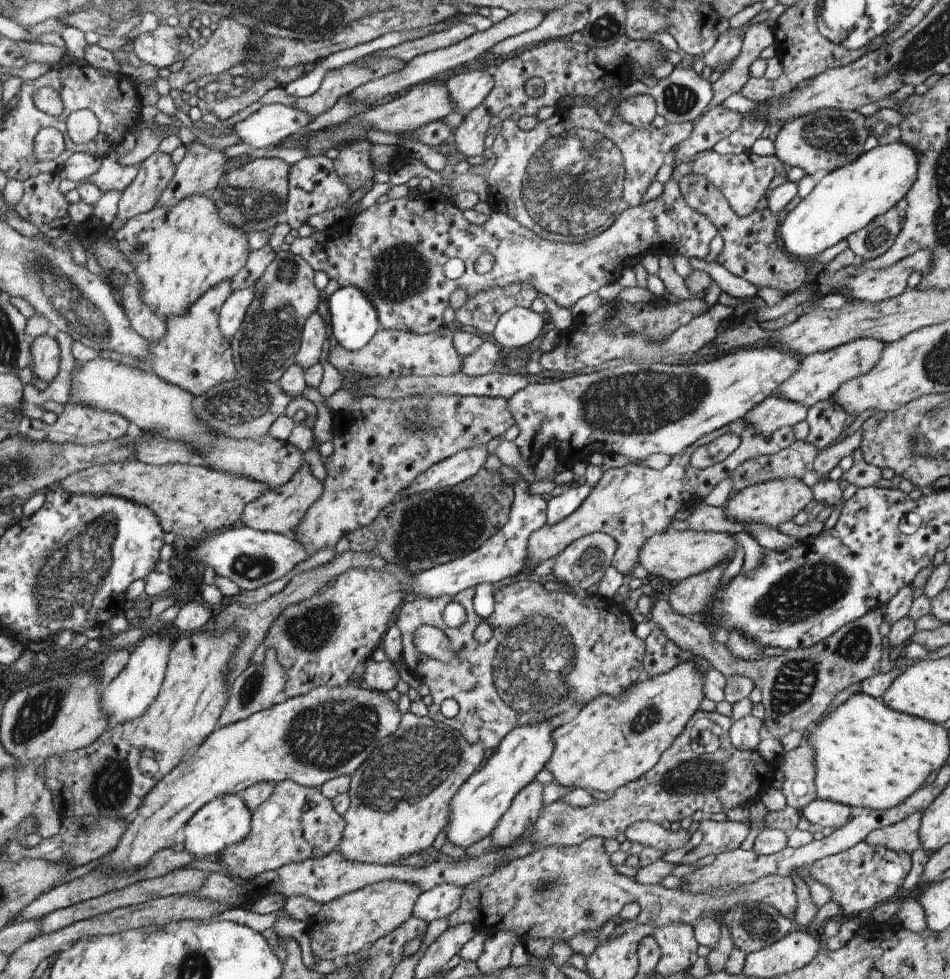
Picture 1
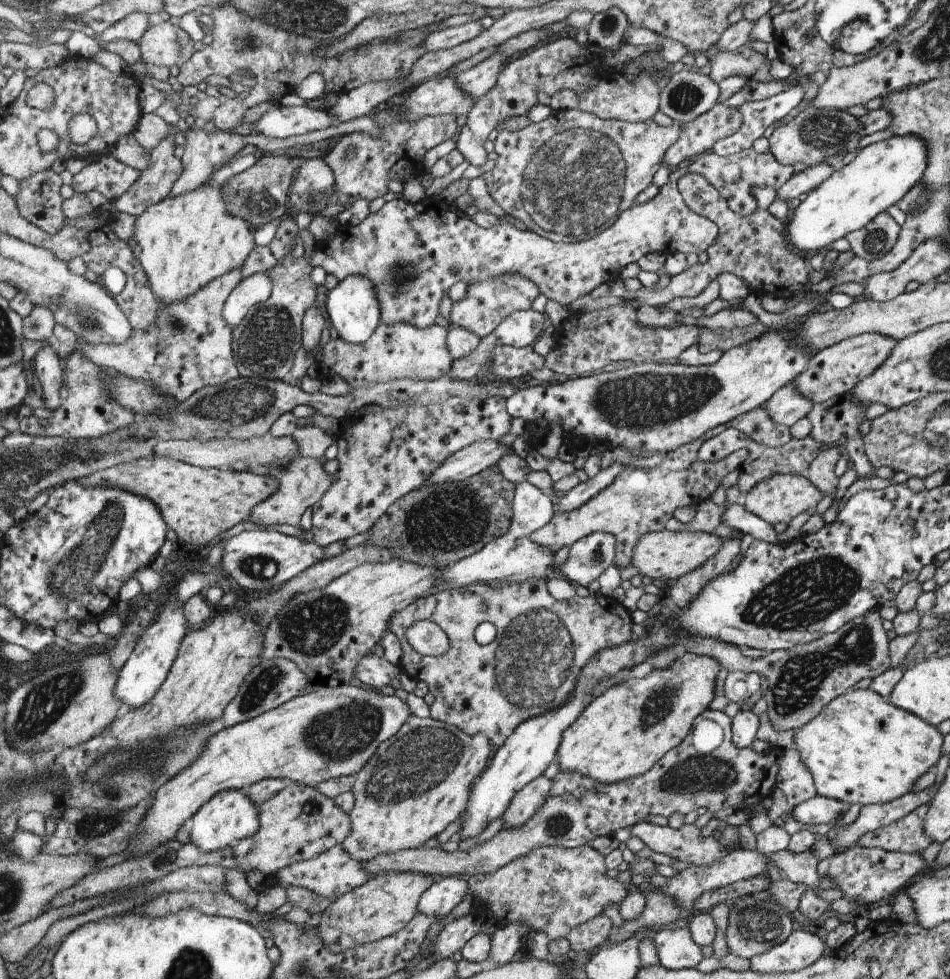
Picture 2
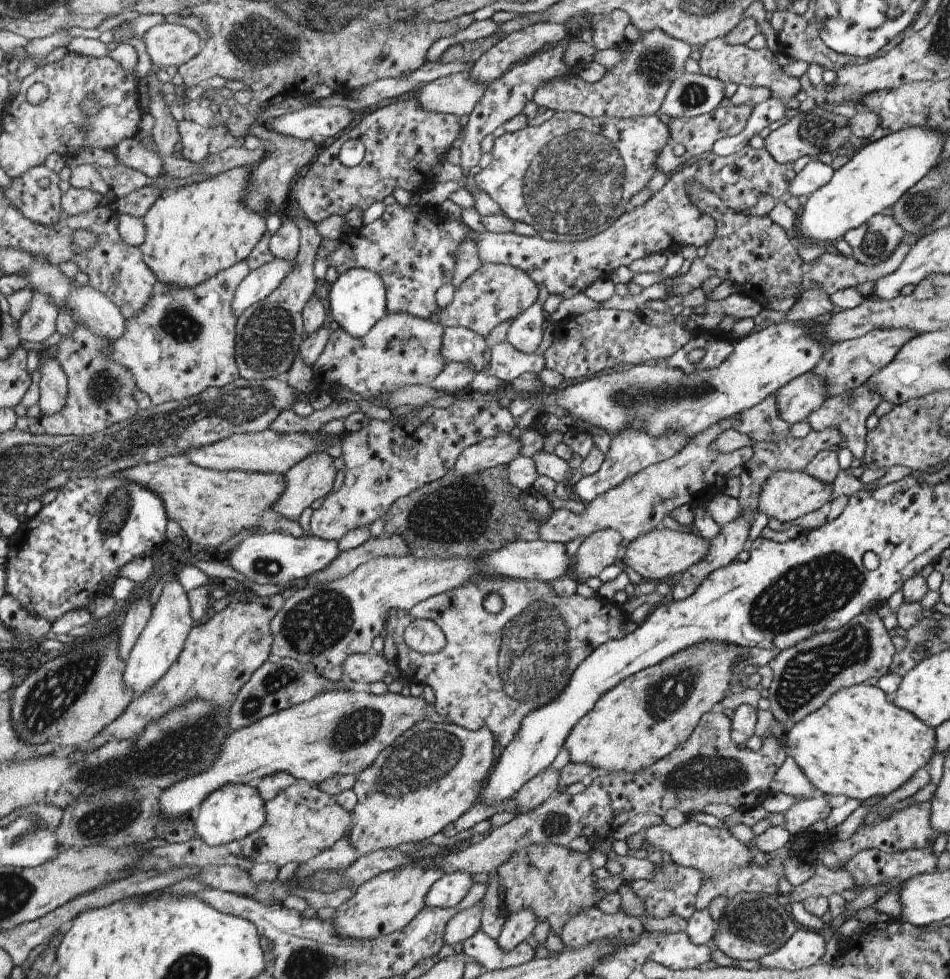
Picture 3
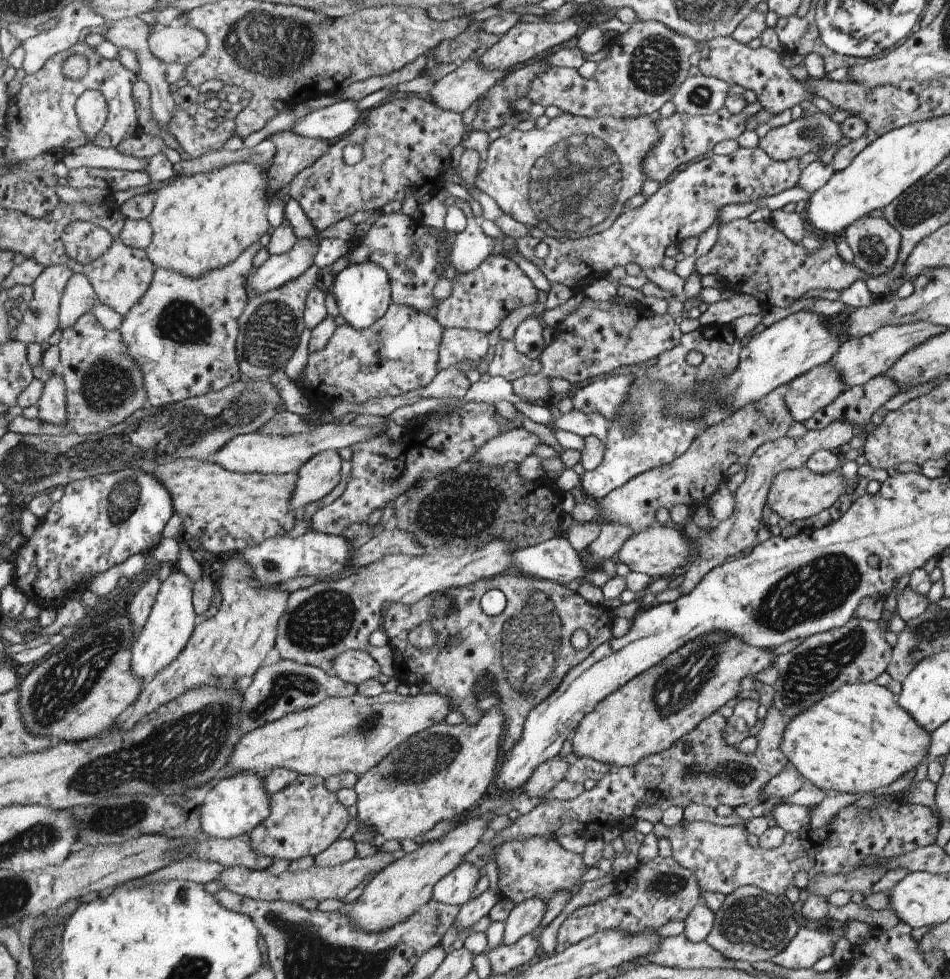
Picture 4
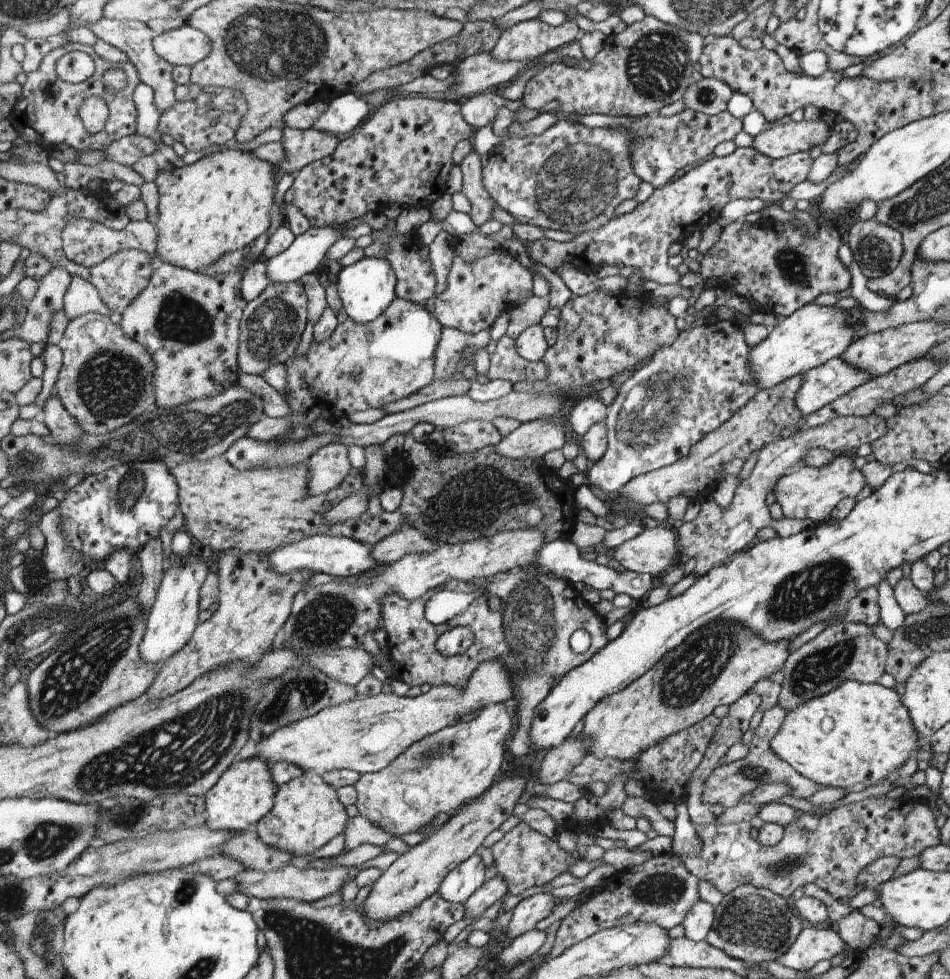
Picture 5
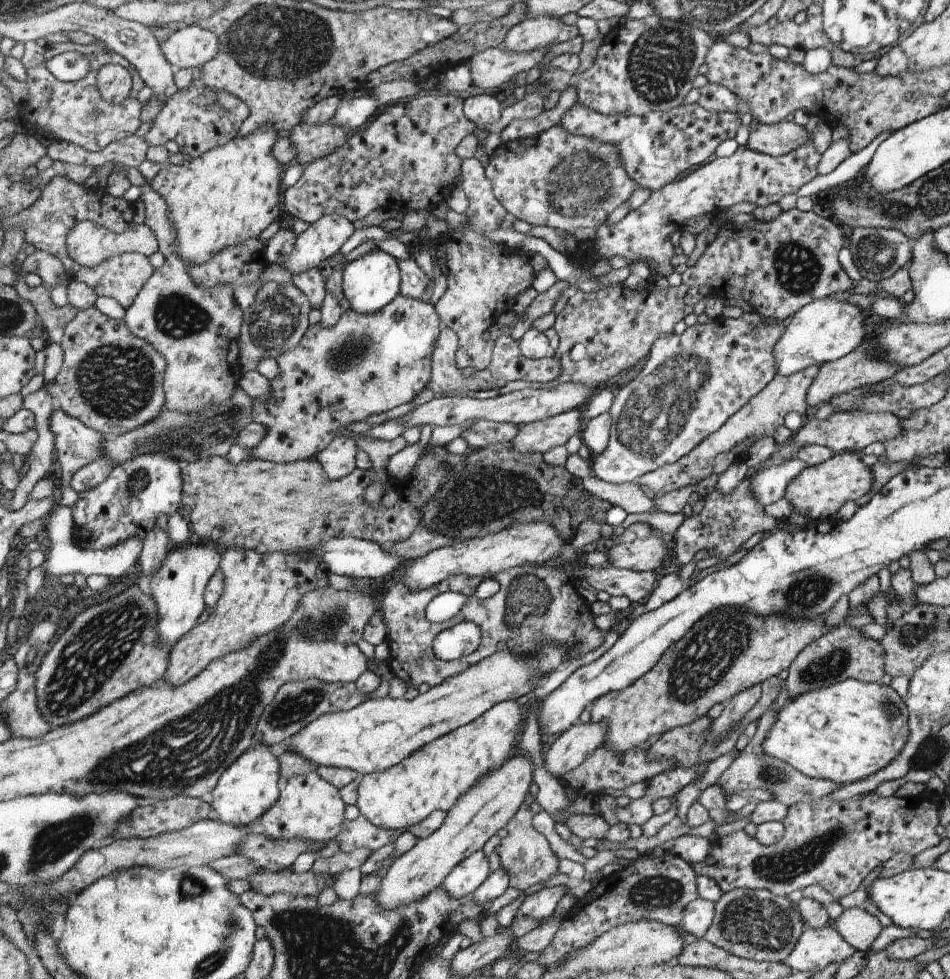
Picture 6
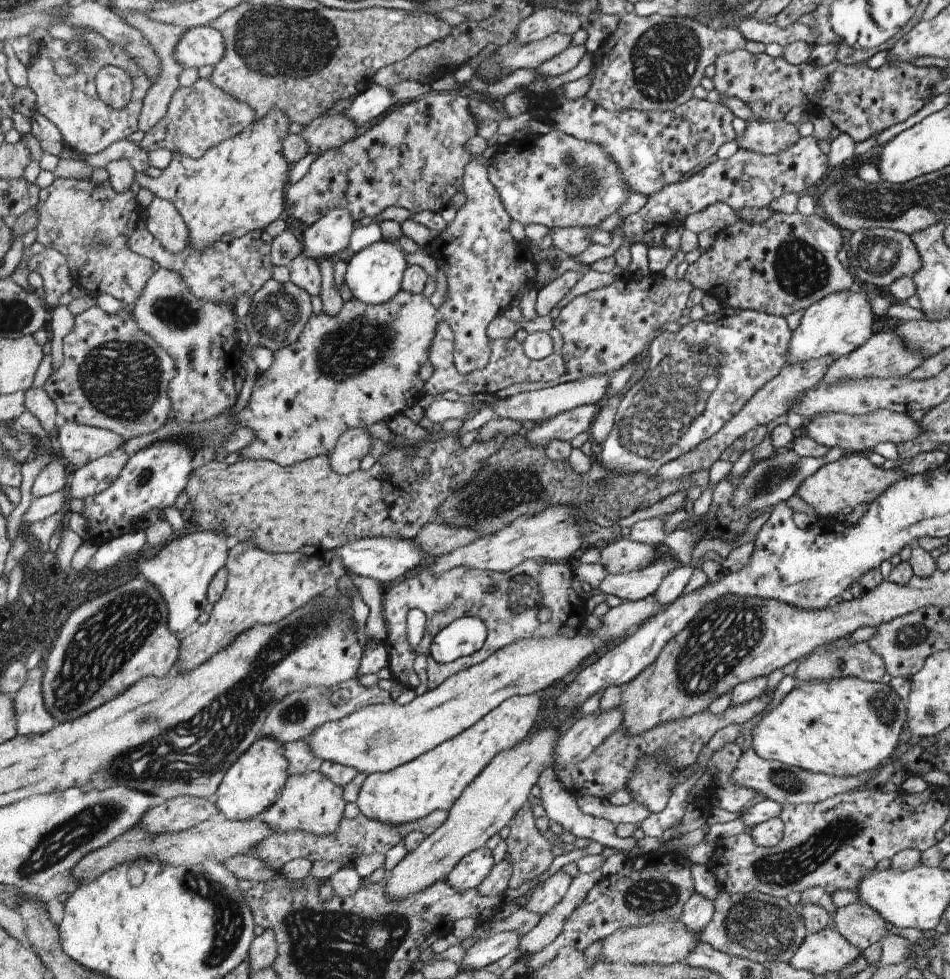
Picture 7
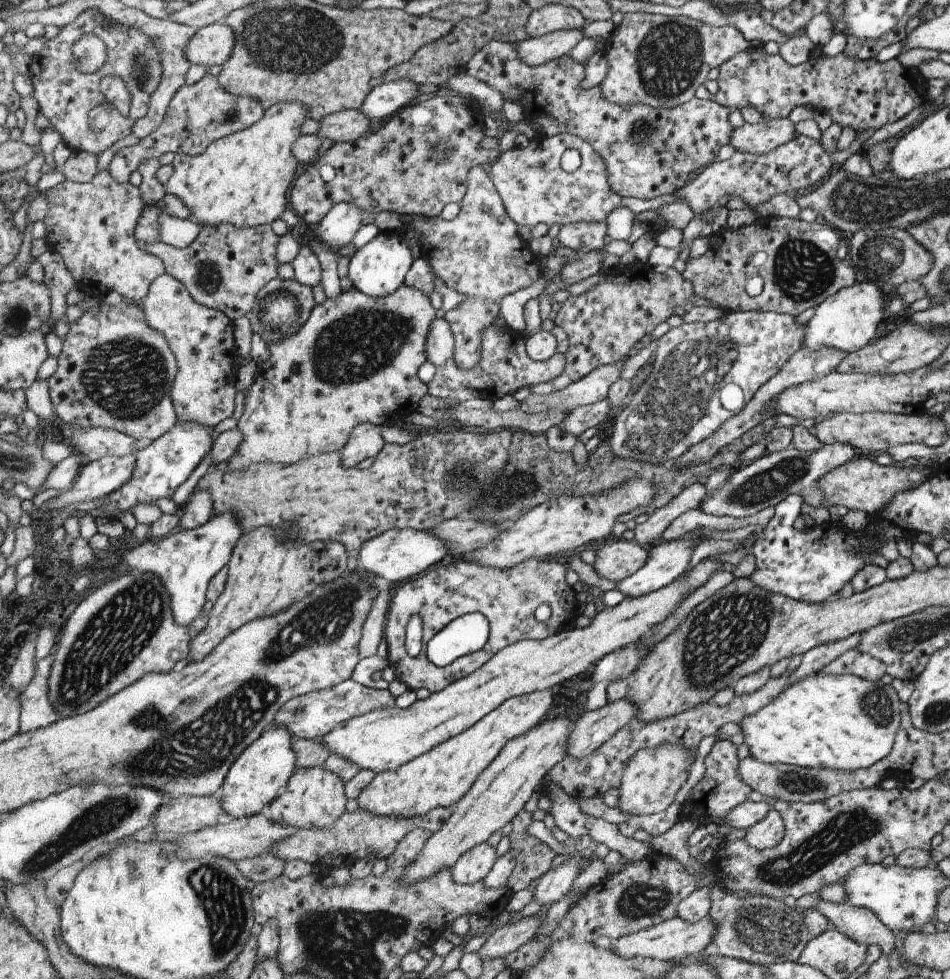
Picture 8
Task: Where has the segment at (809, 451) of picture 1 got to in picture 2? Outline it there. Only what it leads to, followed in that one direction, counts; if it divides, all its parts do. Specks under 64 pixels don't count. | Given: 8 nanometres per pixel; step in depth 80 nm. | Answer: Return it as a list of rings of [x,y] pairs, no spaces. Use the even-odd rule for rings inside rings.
[[[811,436],[803,440],[792,439],[777,446],[777,448],[767,448],[761,444],[748,444],[745,448],[748,457],[737,468],[737,487],[740,496],[744,496],[755,484],[775,476],[775,474],[793,473],[807,470],[813,458],[823,448],[817,440]]]

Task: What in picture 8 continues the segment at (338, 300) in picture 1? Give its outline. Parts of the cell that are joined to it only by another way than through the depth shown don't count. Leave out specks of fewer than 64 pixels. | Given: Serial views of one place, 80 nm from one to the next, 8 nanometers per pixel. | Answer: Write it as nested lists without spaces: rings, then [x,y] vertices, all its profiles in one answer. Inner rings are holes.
[[[397,231],[382,232],[365,248],[358,249],[350,260],[350,271],[348,272],[352,286],[375,299],[393,295],[405,282],[406,273],[410,271],[414,263],[407,244],[405,238],[399,236]]]

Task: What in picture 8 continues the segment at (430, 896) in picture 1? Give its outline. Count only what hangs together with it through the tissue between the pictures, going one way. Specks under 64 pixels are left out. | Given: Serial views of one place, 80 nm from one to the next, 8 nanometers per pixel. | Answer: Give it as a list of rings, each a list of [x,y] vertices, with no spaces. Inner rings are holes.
[[[487,842],[477,844],[459,856],[459,860],[450,868],[452,880],[457,884],[473,884],[479,882],[495,863],[495,847]]]

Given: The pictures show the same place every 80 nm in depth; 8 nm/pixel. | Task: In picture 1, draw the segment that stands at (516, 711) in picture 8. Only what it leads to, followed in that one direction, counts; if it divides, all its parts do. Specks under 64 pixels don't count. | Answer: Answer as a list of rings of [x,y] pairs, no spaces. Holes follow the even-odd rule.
[[[409,711],[403,713],[401,724],[394,734],[383,739],[374,748],[370,758],[352,775],[349,790],[351,804],[344,814],[346,834],[339,851],[353,862],[387,865],[431,846],[435,836],[450,820],[451,797],[481,766],[483,752],[481,742],[469,744],[460,732],[449,725],[427,716],[417,717]]]

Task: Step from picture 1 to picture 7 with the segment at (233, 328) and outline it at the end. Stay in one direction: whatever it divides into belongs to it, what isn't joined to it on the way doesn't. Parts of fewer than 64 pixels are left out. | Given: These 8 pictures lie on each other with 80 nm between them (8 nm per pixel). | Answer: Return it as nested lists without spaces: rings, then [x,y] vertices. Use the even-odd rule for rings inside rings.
[[[341,207],[330,210],[321,220],[318,220],[304,232],[304,252],[301,255],[307,255],[314,259],[326,259],[327,256],[333,256],[333,254],[348,248],[355,230],[355,220],[349,210]]]

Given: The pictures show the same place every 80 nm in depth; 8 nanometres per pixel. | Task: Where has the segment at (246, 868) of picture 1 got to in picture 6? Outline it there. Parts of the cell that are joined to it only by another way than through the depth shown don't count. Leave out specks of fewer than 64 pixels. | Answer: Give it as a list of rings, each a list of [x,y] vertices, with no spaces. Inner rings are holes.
[[[315,769],[311,773],[295,776],[284,782],[282,795],[262,817],[264,833],[273,840],[312,840],[316,843],[331,842],[341,835],[345,822],[346,802],[342,793],[330,781],[324,780]]]

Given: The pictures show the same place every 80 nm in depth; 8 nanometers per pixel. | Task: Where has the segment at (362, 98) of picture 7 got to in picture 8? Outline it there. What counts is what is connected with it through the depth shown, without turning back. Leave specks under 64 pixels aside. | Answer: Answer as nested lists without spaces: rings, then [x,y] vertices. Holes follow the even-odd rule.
[[[411,80],[386,81],[371,91],[371,95],[359,109],[373,120],[383,120],[395,114],[396,110],[413,104],[418,96],[418,84]]]

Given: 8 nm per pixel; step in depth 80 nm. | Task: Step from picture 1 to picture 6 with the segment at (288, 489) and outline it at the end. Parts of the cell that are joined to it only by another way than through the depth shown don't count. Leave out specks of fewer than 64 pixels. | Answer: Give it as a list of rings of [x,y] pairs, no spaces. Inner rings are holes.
[[[395,296],[386,308],[373,316],[361,316],[349,309],[341,320],[325,328],[321,321],[311,326],[299,347],[279,358],[279,376],[270,381],[271,397],[255,399],[254,422],[267,426],[267,436],[261,446],[251,449],[255,459],[288,464],[299,460],[319,460],[331,482],[343,480],[357,469],[357,440],[353,436],[335,436],[349,422],[361,423],[373,414],[381,414],[401,404],[409,403],[430,382],[434,344],[441,334],[441,318],[434,306],[423,300]]]

